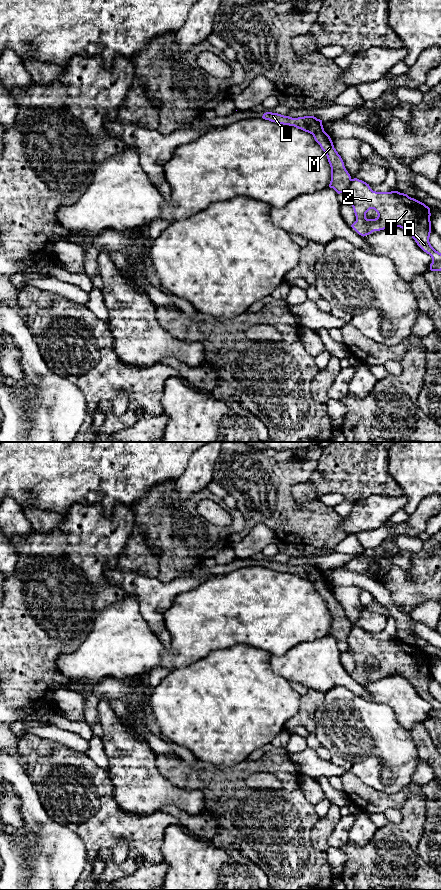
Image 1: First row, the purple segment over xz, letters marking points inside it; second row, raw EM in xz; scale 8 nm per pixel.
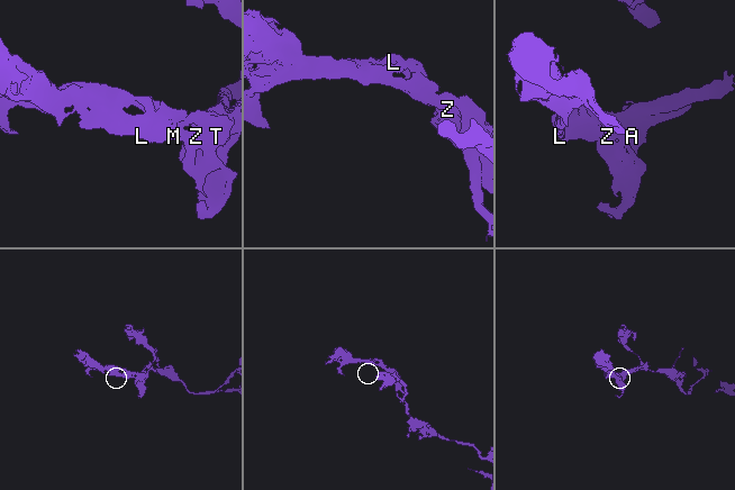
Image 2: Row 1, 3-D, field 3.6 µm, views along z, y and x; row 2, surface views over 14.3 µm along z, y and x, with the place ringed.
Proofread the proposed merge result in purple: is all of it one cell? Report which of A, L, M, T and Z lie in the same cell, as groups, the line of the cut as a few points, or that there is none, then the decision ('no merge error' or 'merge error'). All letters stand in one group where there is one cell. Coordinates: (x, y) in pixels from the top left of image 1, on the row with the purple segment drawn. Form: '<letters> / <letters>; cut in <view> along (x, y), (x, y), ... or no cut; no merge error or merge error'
A T Z / L M; cut in xz along (351, 179), (351, 183), (346, 191); merge error

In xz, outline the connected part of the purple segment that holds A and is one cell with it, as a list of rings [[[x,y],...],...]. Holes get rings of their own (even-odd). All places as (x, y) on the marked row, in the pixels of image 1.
[[[351,179],[347,190],[356,221],[351,227],[361,236],[386,228],[400,227],[407,231],[417,245],[432,258],[431,271],[441,271],[441,253],[429,242],[431,233],[430,208],[424,203],[398,191],[376,192],[369,184]],[[374,209],[378,216],[367,219],[366,213]]]

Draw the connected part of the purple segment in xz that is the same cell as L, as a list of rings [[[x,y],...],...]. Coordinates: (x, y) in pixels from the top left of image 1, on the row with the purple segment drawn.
[[[266,112],[263,119],[271,122],[294,126],[313,135],[315,141],[325,152],[331,167],[330,188],[333,188],[338,194],[347,192],[351,184],[351,176],[344,166],[341,156],[334,148],[330,136],[324,131],[322,120],[314,116],[304,116],[292,118],[278,113]]]

